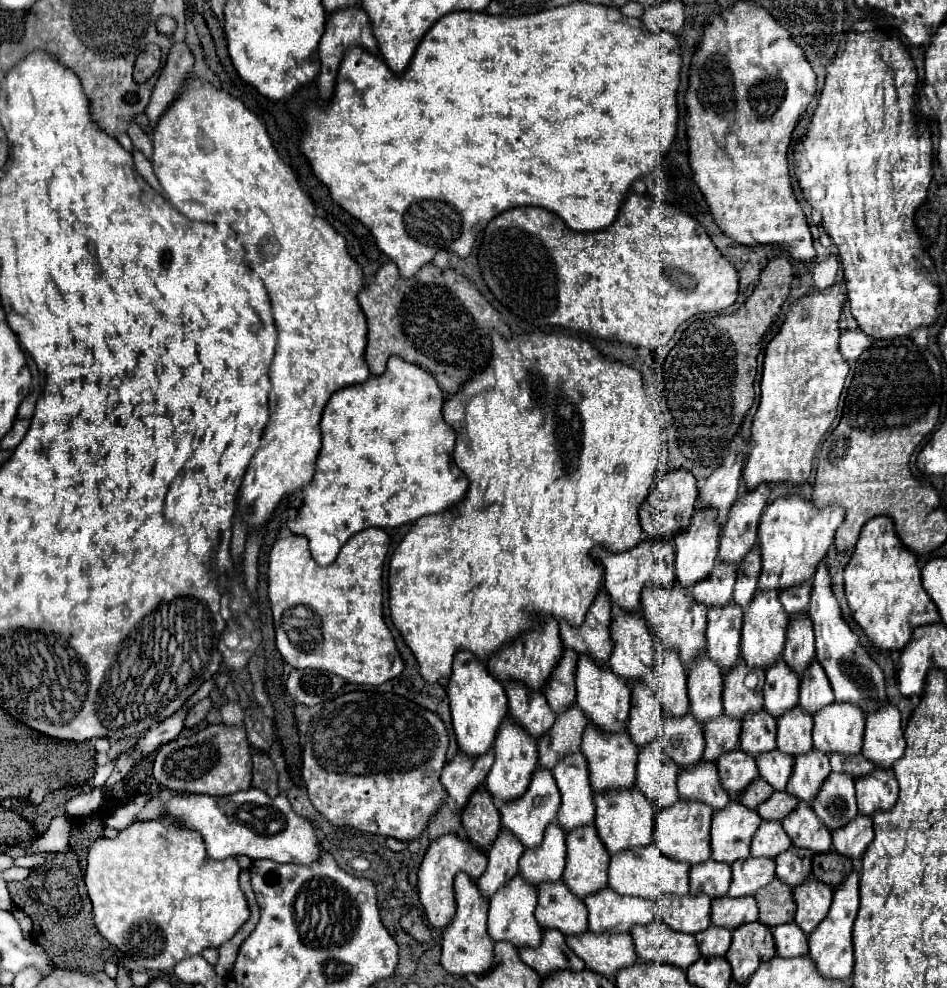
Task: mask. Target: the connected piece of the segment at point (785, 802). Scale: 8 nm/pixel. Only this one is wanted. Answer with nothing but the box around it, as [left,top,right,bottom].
[758,792,798,822]

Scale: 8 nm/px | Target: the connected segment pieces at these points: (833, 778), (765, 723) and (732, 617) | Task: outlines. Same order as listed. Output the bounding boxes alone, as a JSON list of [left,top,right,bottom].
[[812,772,858,832],[740,712,776,756],[708,604,742,672]]

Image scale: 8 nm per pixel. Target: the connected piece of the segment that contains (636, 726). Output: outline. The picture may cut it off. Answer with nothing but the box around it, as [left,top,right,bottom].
[628,682,664,748]

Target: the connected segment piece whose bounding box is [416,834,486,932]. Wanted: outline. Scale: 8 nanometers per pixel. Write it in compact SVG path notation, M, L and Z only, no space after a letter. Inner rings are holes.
M446 834L440 836L438 840L434 840L420 864L418 870L418 898L420 898L420 906L424 912L424 918L428 922L430 928L442 932L454 918L454 910L456 910L456 898L454 898L454 878L456 874L464 872L468 874L472 880L478 880L486 870L486 854L478 852L476 846L472 846L468 840L462 840L454 834Z

